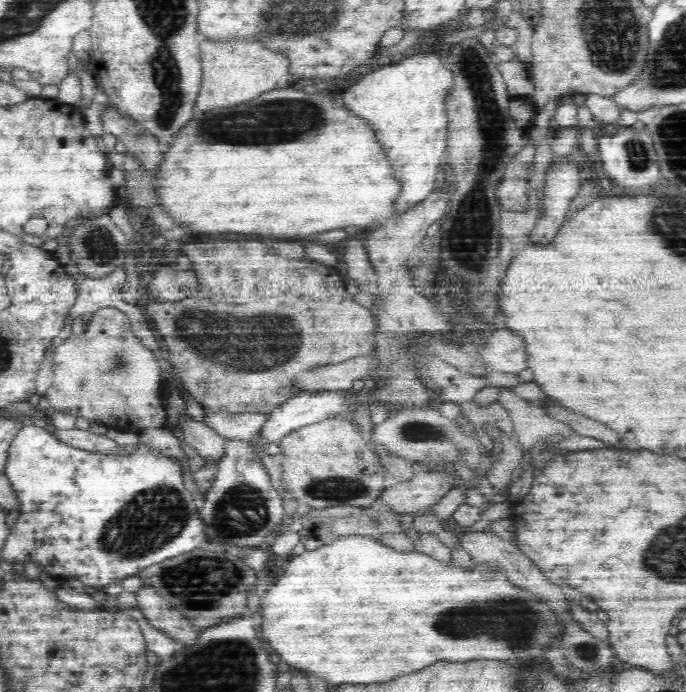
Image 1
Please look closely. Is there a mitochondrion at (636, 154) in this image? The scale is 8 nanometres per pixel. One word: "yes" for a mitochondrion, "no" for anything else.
yes

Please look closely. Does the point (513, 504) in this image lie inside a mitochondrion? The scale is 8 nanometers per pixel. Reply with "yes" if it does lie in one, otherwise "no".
no

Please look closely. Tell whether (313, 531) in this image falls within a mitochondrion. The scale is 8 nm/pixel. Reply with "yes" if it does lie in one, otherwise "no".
no

